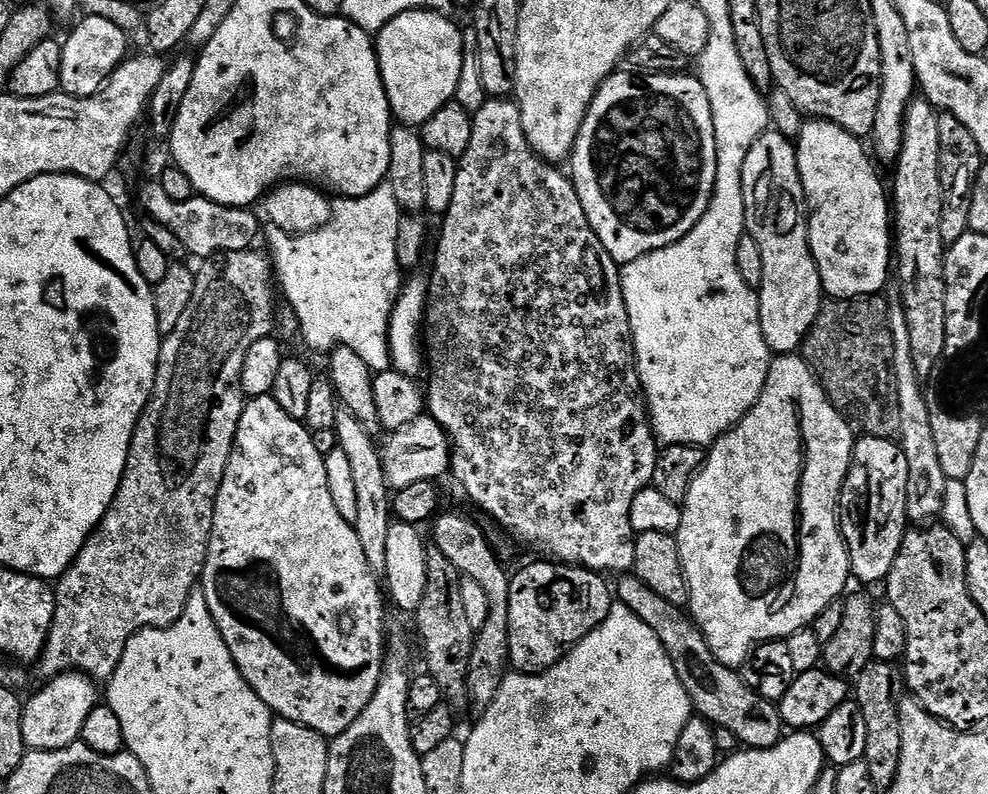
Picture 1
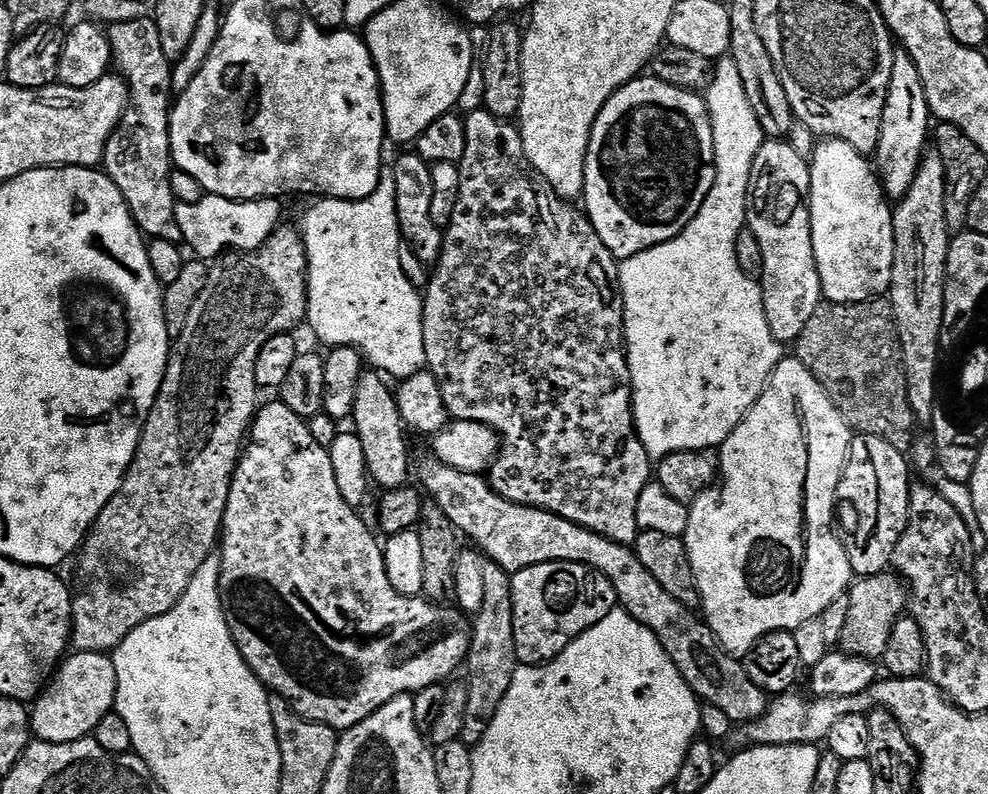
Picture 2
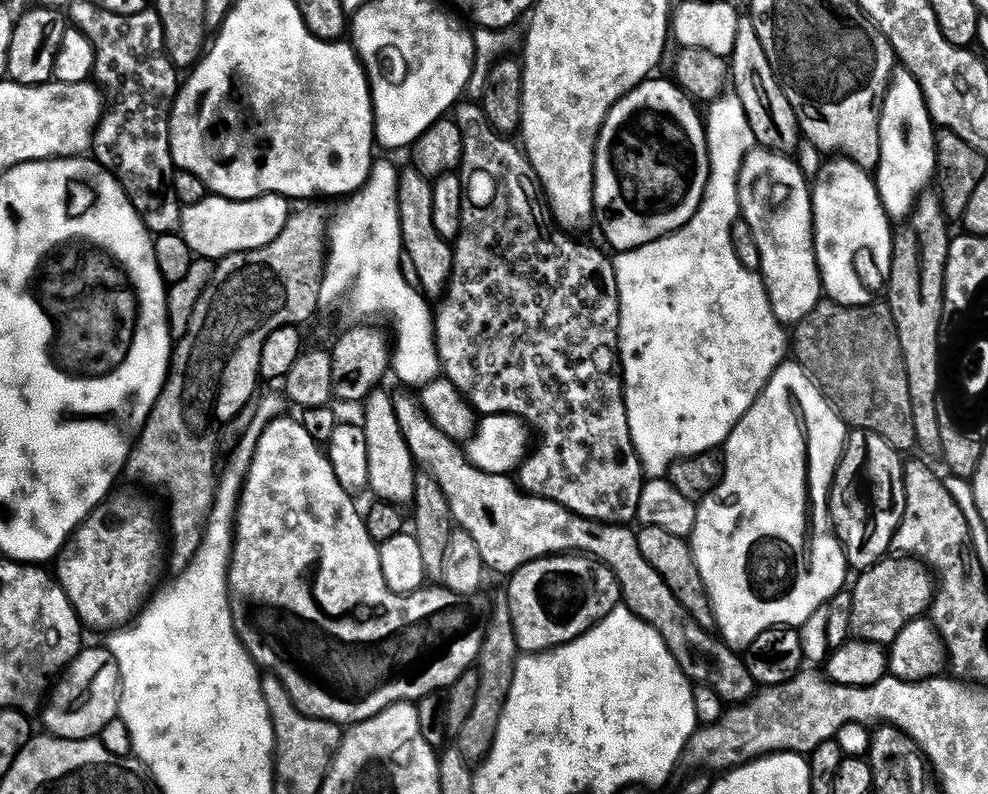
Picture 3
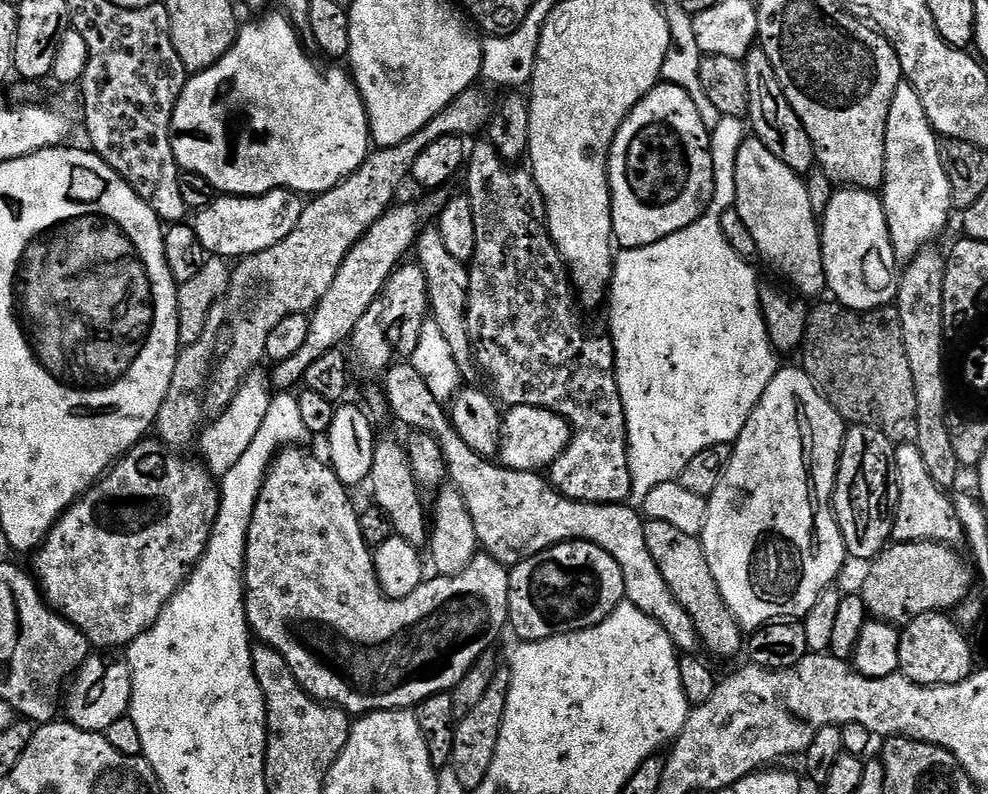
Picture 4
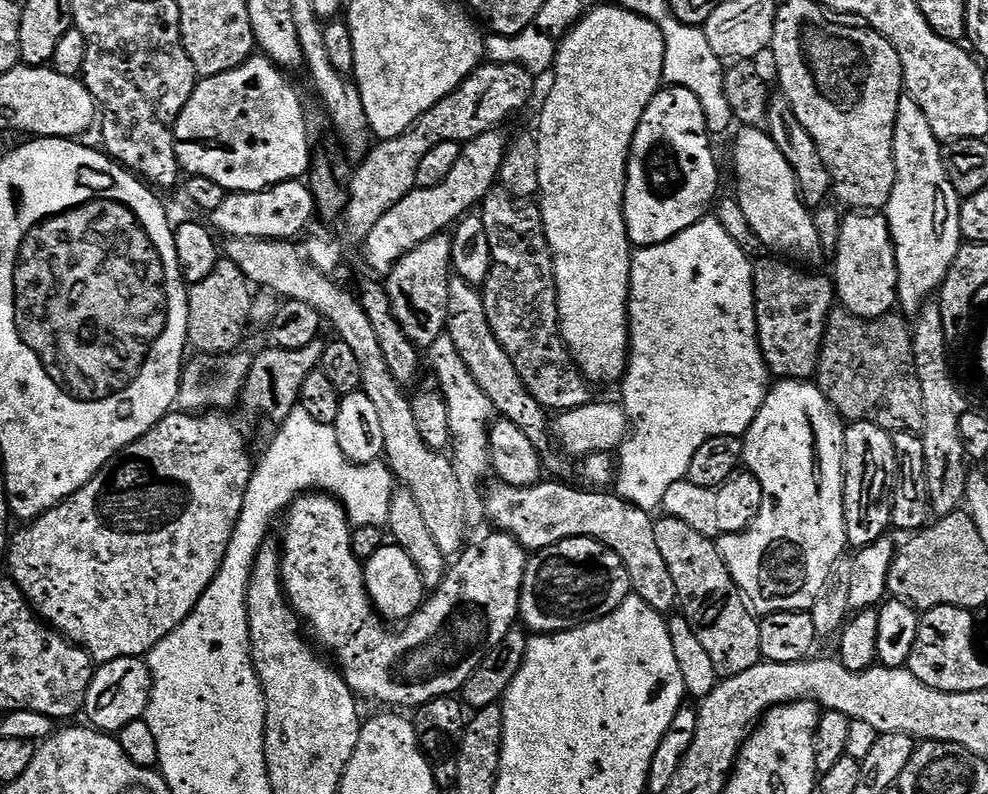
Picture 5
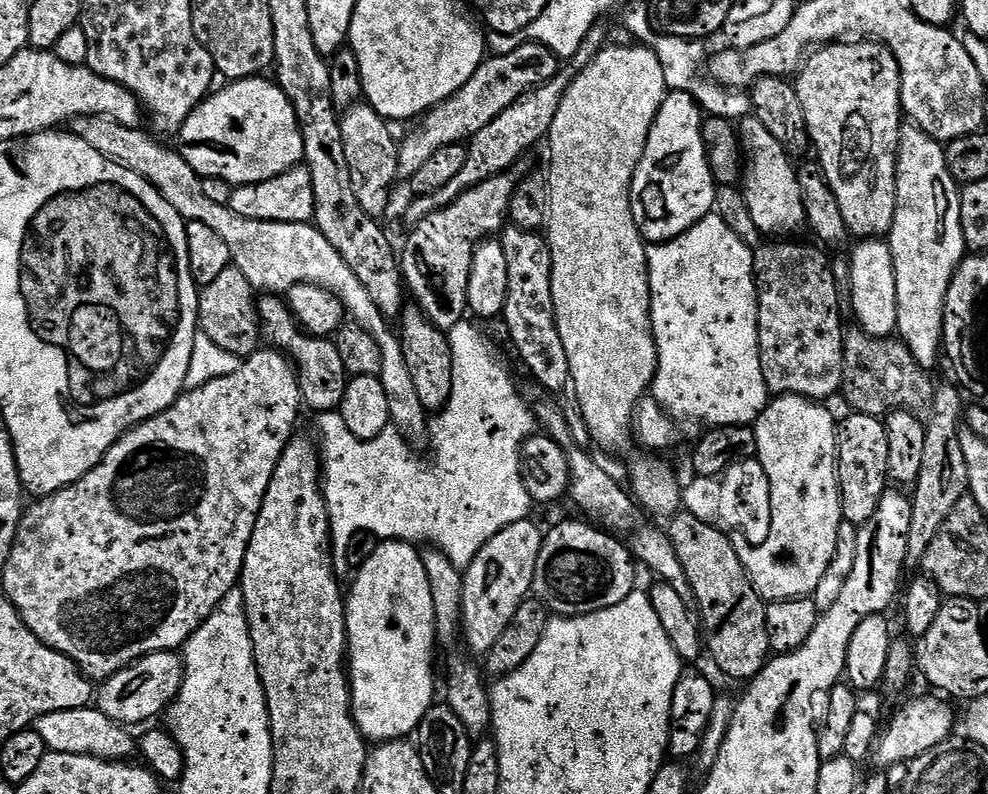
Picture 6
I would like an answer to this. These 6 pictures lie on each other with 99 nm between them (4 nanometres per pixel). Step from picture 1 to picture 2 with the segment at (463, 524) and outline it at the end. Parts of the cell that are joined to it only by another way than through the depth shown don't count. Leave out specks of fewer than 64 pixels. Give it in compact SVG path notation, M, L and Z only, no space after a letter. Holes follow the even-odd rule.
M485 559L482 564L482 579L486 586L486 595L482 610L474 614L472 620L472 641L466 661L468 677L468 697L466 698L466 722L462 725L460 739L469 746L479 744L486 734L506 690L518 667L516 643L514 642L514 602L512 601L512 577L502 566Z

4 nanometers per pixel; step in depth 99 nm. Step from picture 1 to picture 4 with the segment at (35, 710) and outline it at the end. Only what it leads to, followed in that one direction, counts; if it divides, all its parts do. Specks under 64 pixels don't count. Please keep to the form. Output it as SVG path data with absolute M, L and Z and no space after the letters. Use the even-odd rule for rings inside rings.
M89 655L84 665L78 669L66 700L66 720L75 728L104 734L114 722L129 715L132 706L132 671L128 668L127 659L115 660L112 656L115 655Z

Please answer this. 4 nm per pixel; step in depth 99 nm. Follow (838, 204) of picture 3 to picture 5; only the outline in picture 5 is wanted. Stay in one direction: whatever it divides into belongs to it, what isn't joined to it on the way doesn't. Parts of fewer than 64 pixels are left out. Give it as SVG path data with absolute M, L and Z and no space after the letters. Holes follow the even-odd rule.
M848 214L840 224L840 237L836 240L836 276L834 292L839 303L855 316L873 320L887 316L897 307L896 299L896 251L892 245L892 232L888 221L880 214Z

